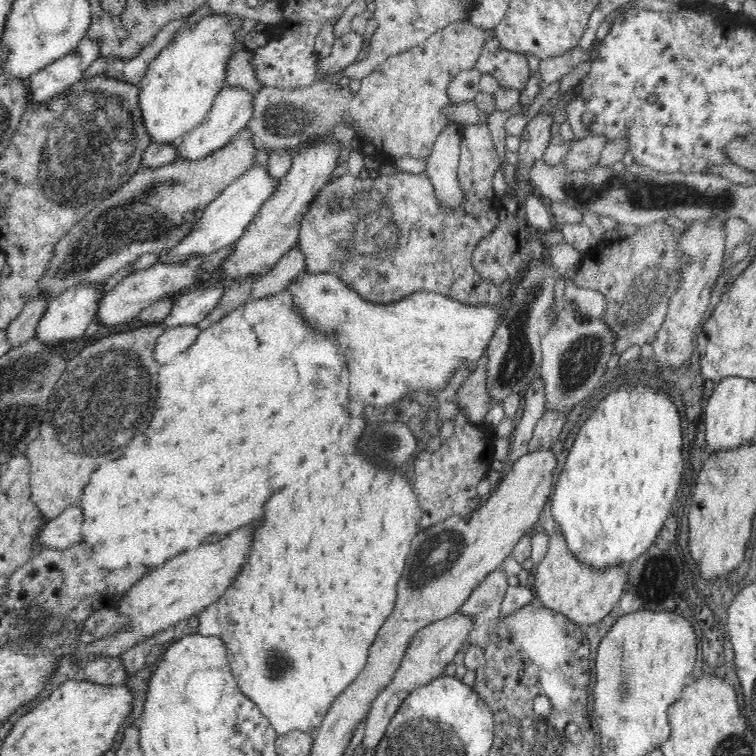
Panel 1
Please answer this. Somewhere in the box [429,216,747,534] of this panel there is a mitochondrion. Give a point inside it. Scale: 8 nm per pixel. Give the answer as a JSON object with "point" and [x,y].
{"point":[517,361]}

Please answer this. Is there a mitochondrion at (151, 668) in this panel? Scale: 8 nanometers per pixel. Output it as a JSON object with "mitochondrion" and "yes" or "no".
{"mitochondrion":"no"}

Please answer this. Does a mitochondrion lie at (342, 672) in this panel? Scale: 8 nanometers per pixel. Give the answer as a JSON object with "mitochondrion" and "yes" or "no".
{"mitochondrion":"no"}

